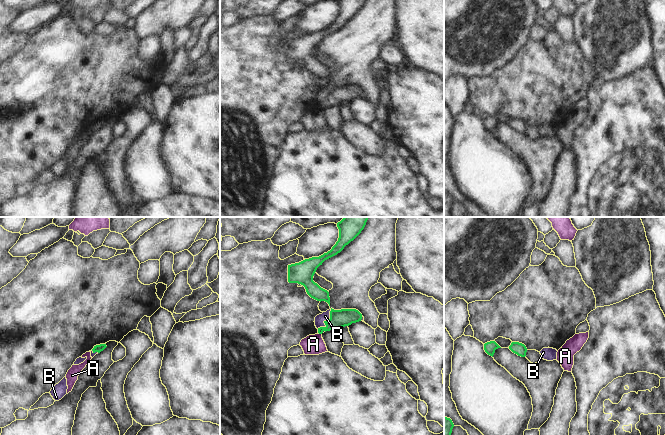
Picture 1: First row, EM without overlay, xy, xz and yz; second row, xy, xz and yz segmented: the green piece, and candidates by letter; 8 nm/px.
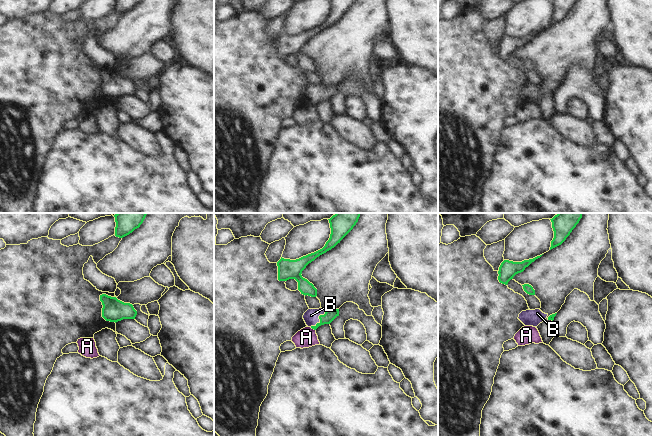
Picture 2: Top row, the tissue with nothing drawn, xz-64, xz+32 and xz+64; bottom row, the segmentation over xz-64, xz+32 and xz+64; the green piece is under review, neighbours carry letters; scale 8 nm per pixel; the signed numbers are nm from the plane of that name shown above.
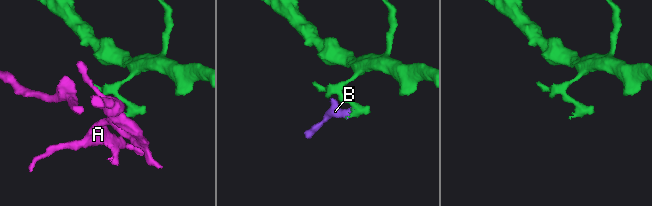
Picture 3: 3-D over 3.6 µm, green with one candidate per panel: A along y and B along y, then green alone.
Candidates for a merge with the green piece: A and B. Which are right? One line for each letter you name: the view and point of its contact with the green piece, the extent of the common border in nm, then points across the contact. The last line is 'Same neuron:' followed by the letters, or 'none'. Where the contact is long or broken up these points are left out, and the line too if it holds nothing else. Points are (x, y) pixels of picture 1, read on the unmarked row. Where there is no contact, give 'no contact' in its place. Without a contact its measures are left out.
B: xz (325, 97) | 200 nm | across xz (338, 94), (325, 97), (325, 92)
Same neuron: B

